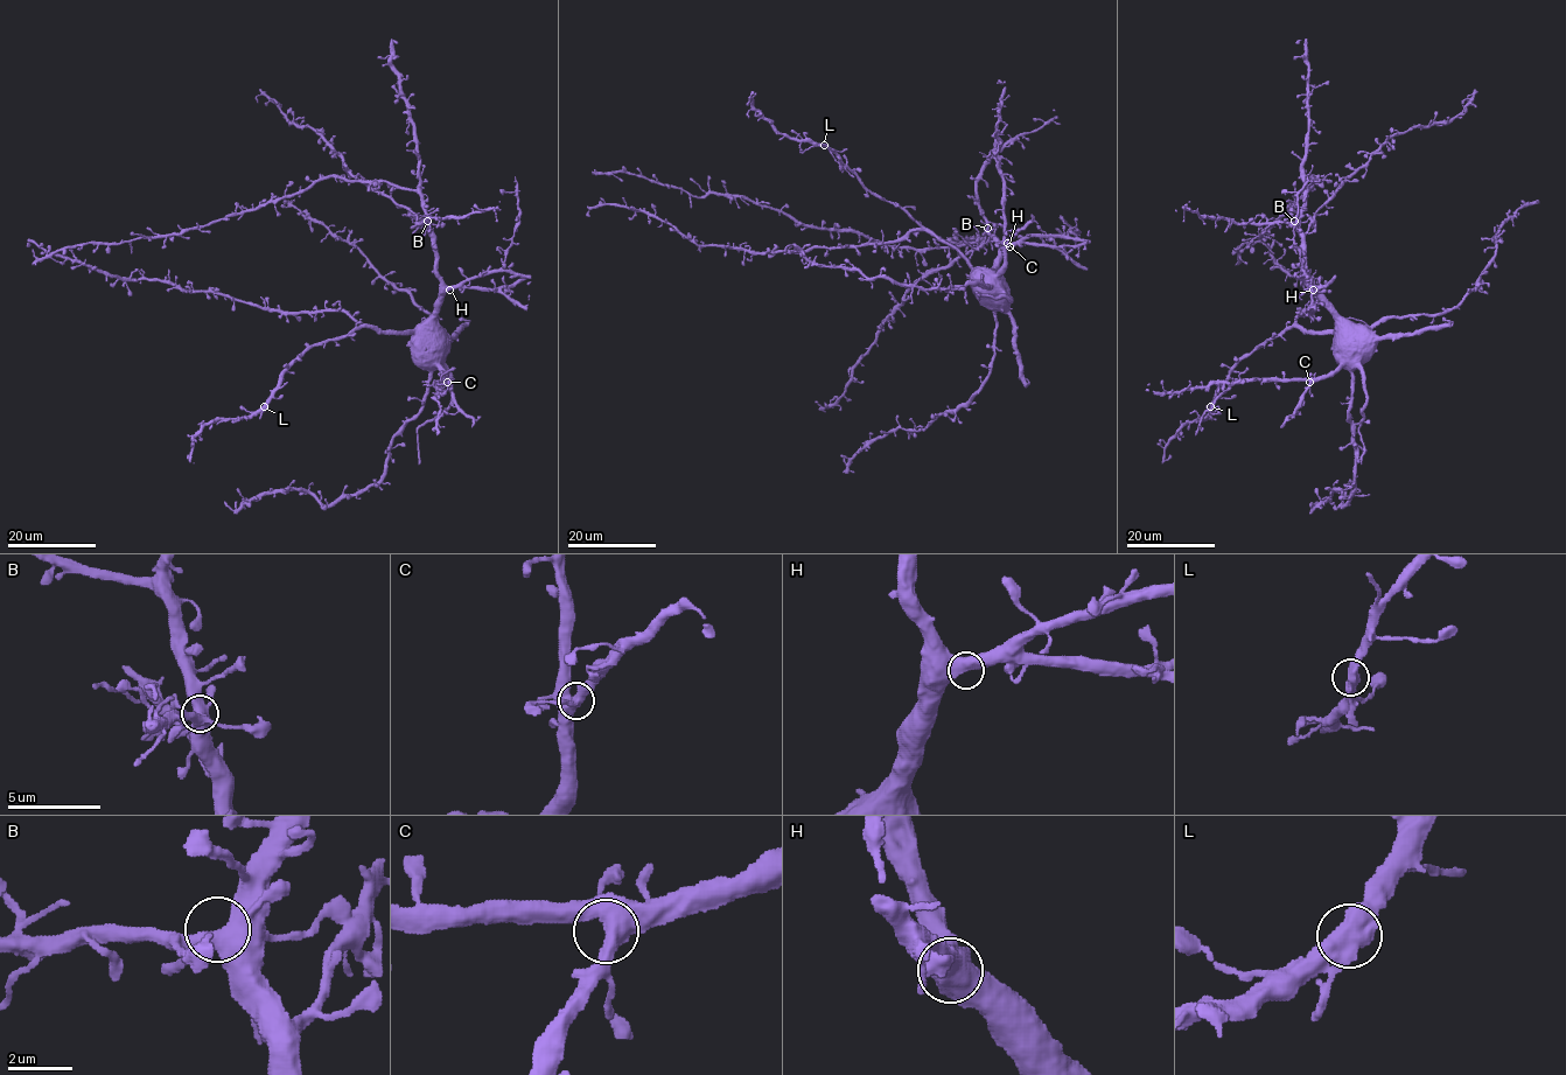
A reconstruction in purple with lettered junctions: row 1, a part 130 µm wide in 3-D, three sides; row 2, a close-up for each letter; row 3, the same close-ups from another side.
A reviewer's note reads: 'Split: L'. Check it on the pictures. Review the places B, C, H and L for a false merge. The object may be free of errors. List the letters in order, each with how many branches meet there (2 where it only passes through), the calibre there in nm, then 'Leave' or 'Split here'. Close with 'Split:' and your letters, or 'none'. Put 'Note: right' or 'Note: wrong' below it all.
B: Branches: 2. Thickness 550 nm. Leave
C: Branches: 2. Thickness 600 nm. Leave
H: Branches: 2. Thickness 600 nm. Leave
L: Branches: 2. Thickness 600 nm. Leave
Split: none
Note: wrong

